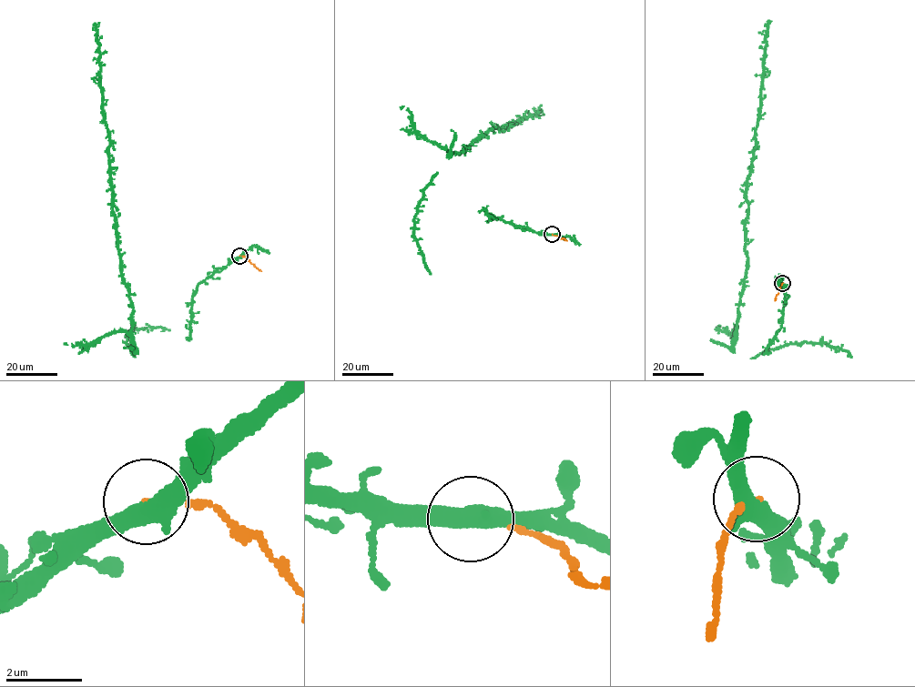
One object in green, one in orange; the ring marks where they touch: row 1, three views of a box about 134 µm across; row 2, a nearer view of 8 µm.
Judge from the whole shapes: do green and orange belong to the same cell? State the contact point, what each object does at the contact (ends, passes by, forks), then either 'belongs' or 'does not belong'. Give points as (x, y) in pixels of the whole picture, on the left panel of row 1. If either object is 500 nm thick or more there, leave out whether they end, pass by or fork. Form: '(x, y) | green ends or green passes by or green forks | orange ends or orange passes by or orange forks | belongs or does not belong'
(239, 256) | green passes by | orange ends | does not belong

